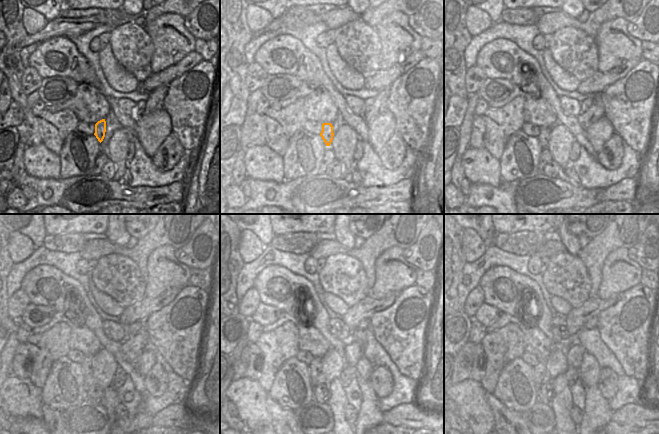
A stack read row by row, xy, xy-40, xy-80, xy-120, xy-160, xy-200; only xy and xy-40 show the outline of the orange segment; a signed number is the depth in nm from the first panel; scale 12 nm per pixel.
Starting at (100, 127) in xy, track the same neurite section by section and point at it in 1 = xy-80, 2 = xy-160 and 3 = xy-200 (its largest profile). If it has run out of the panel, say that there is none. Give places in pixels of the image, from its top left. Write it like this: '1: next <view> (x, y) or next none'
1: next xy-80 (543, 138)
2: next xy-160 (315, 367)
3: next xy-200 (538, 370)

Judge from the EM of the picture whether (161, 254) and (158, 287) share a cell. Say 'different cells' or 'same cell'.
same cell

